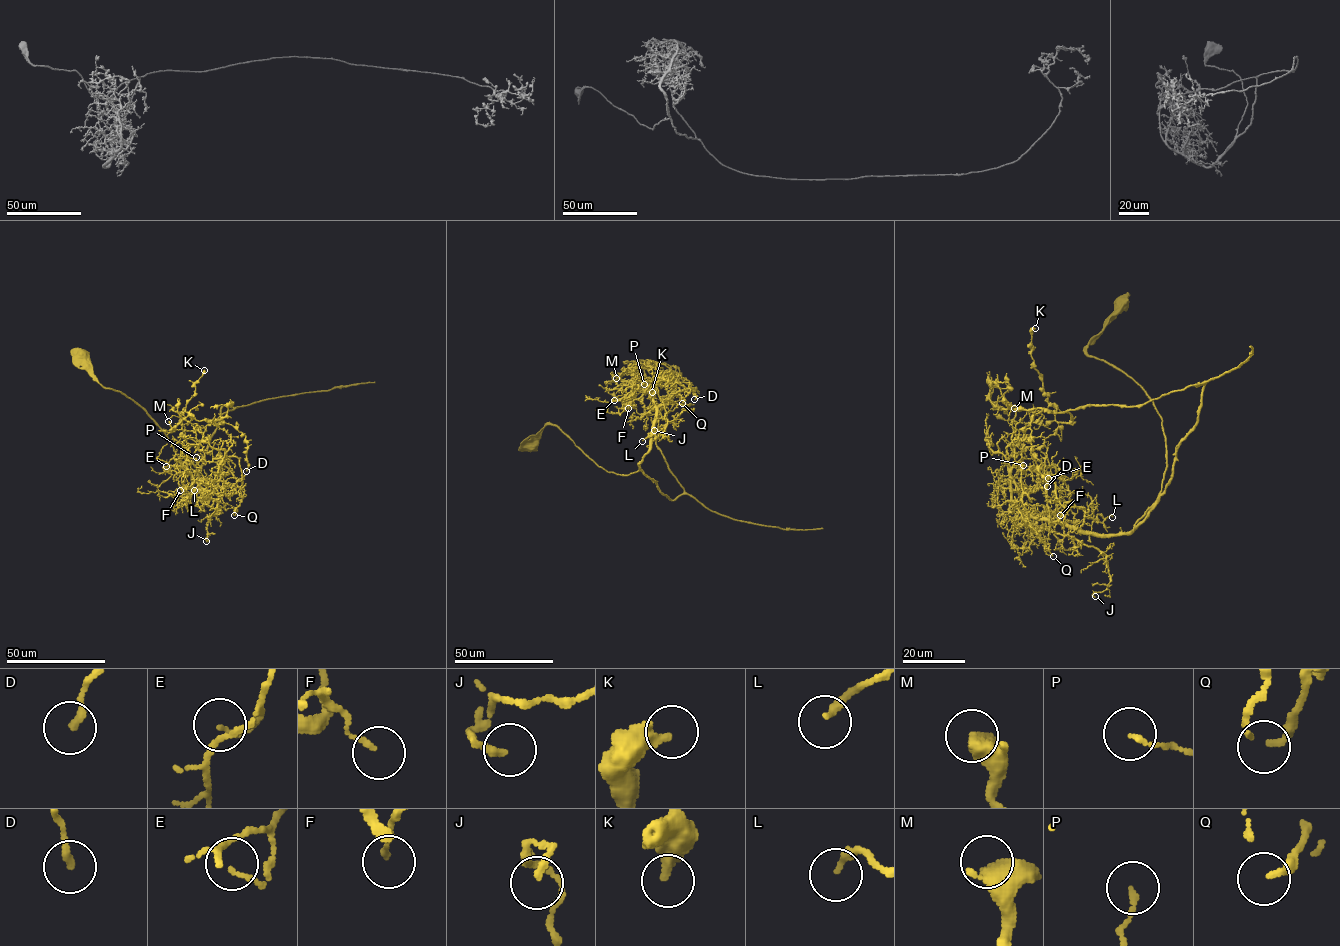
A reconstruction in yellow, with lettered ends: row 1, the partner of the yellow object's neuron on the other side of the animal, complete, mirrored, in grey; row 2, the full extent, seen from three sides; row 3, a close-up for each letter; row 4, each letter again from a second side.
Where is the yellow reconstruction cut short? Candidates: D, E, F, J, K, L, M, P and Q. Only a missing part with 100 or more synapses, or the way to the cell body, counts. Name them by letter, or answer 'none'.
none

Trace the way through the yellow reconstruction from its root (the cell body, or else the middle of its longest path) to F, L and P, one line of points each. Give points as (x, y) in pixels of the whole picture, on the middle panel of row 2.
F: (530, 447), (532, 437), (552, 424), (608, 471), (637, 472), (649, 452), (655, 407), (644, 393), (628, 408)
L: (530, 447), (557, 426), (598, 466), (628, 475), (658, 408), (669, 398), (684, 407), (642, 441)
P: (530, 447), (552, 424), (608, 471), (637, 472), (655, 415), (651, 388), (670, 376), (646, 393), (644, 384)

